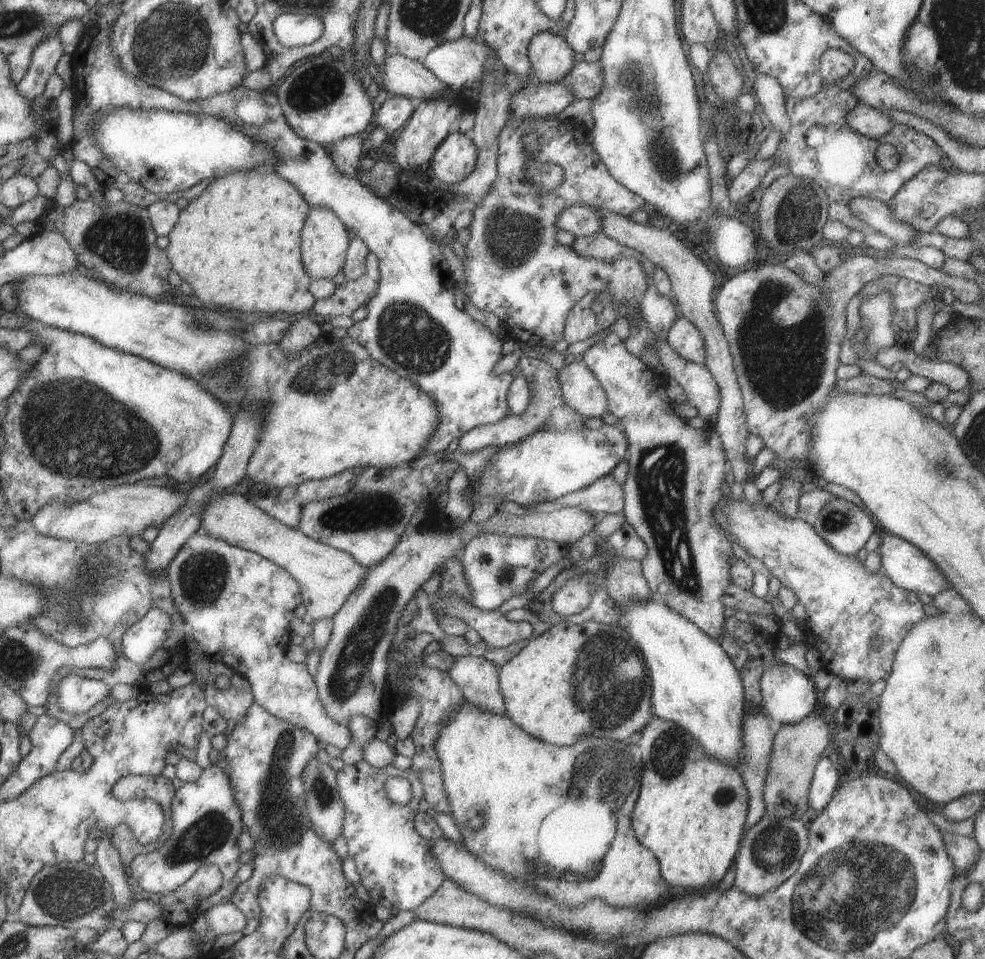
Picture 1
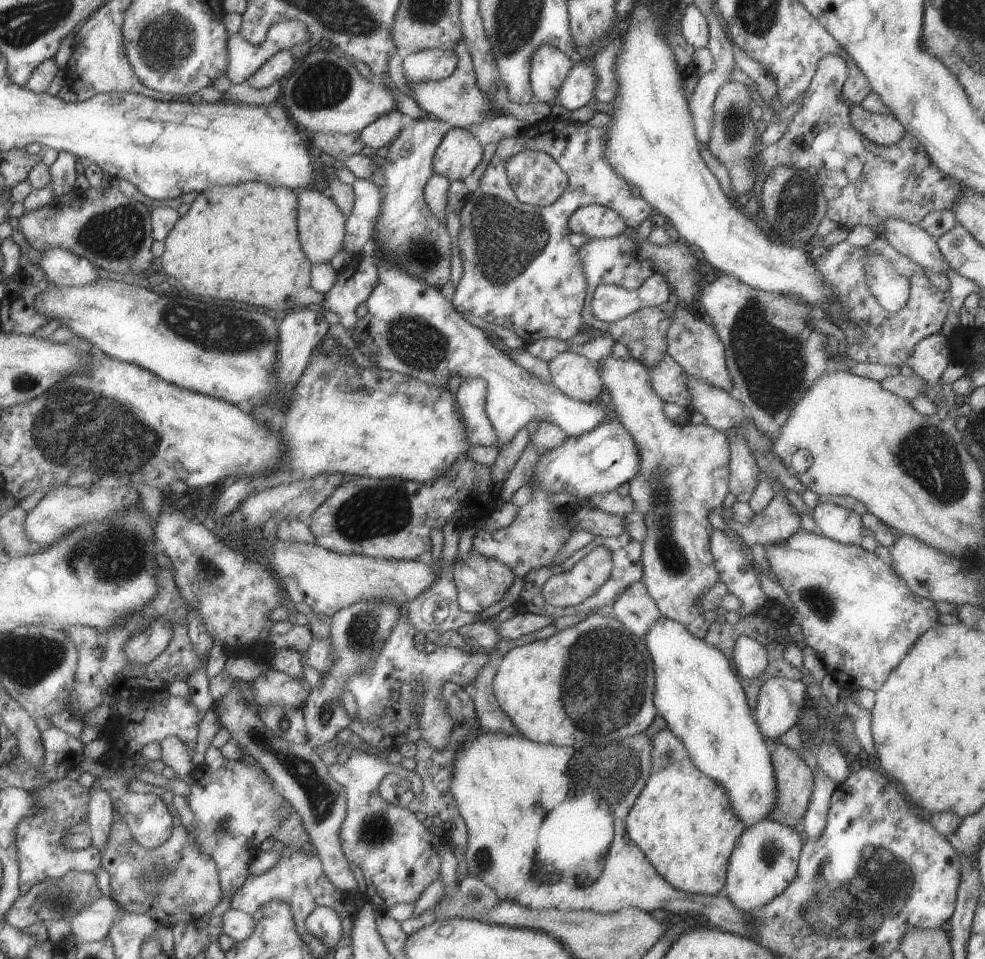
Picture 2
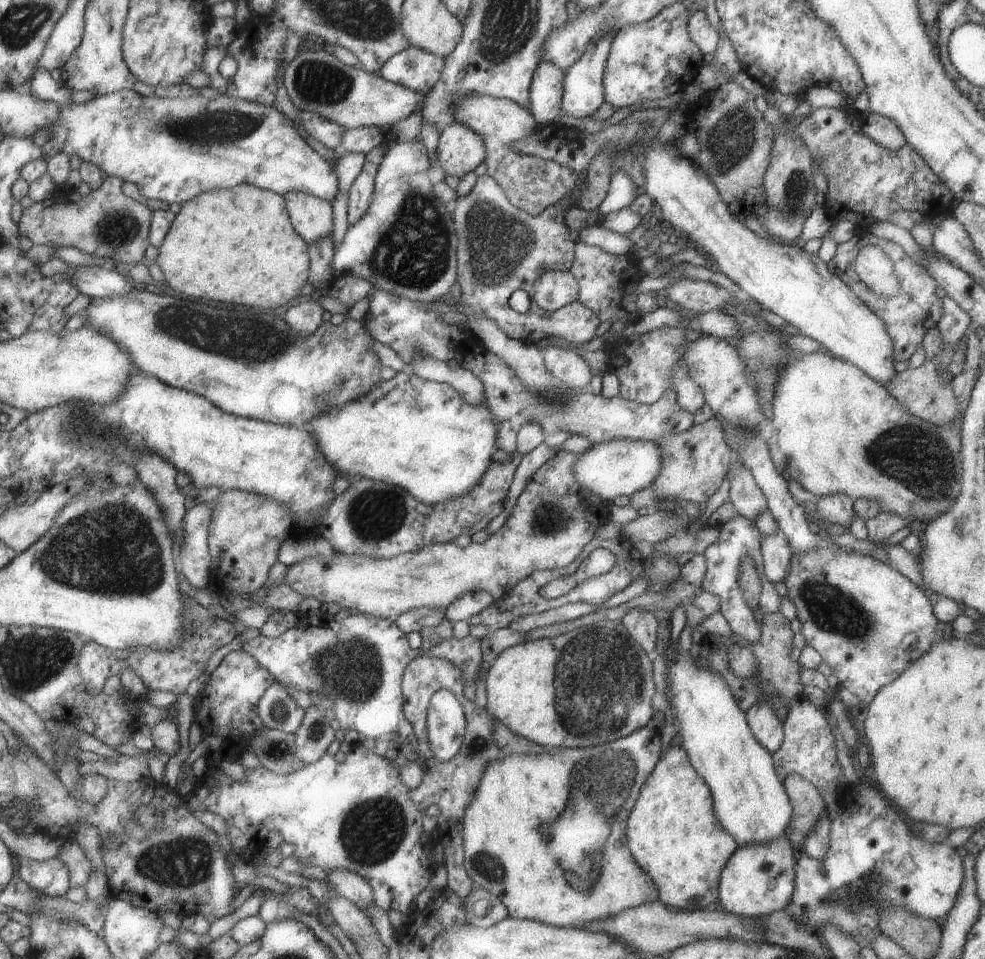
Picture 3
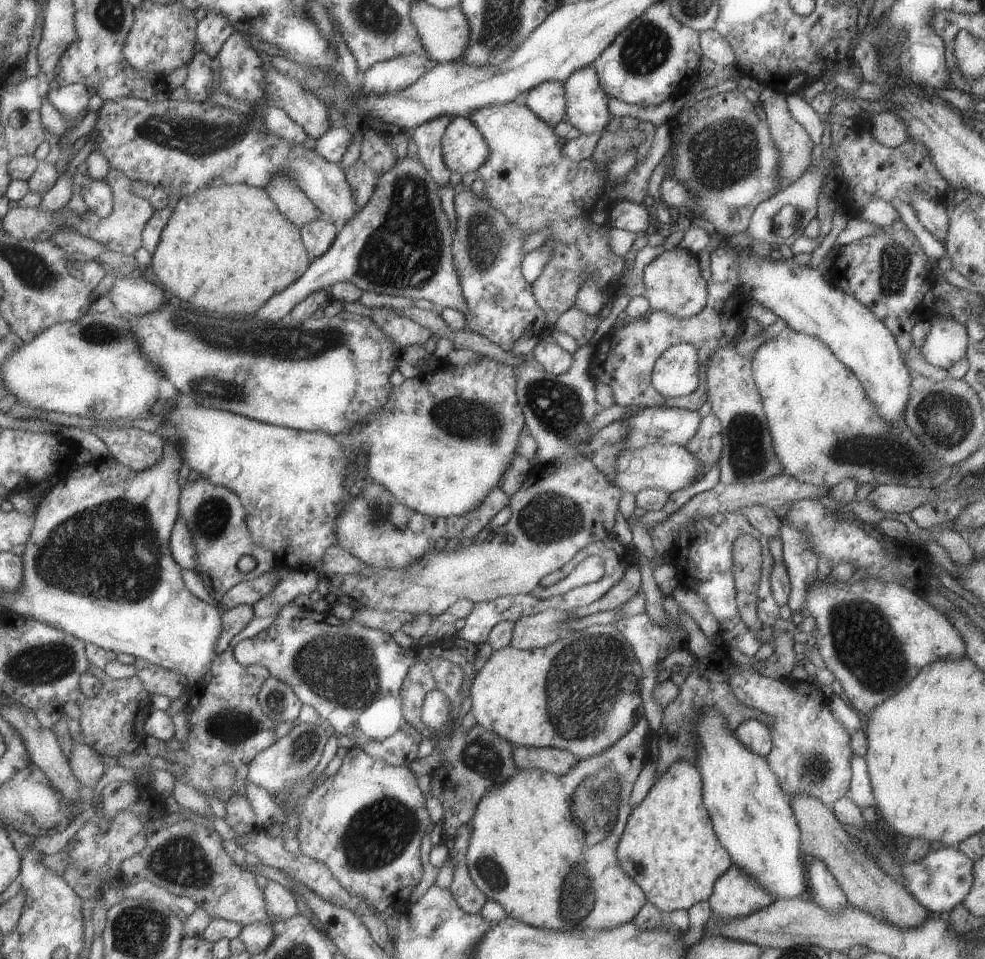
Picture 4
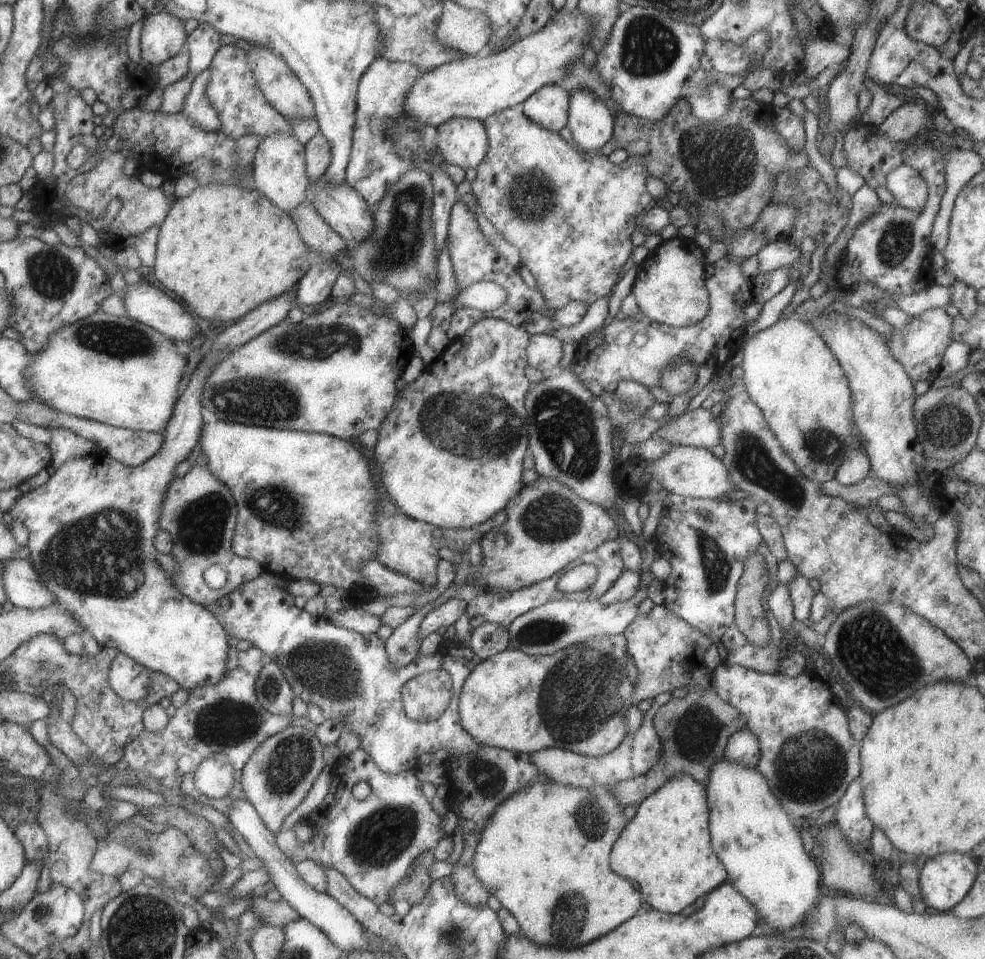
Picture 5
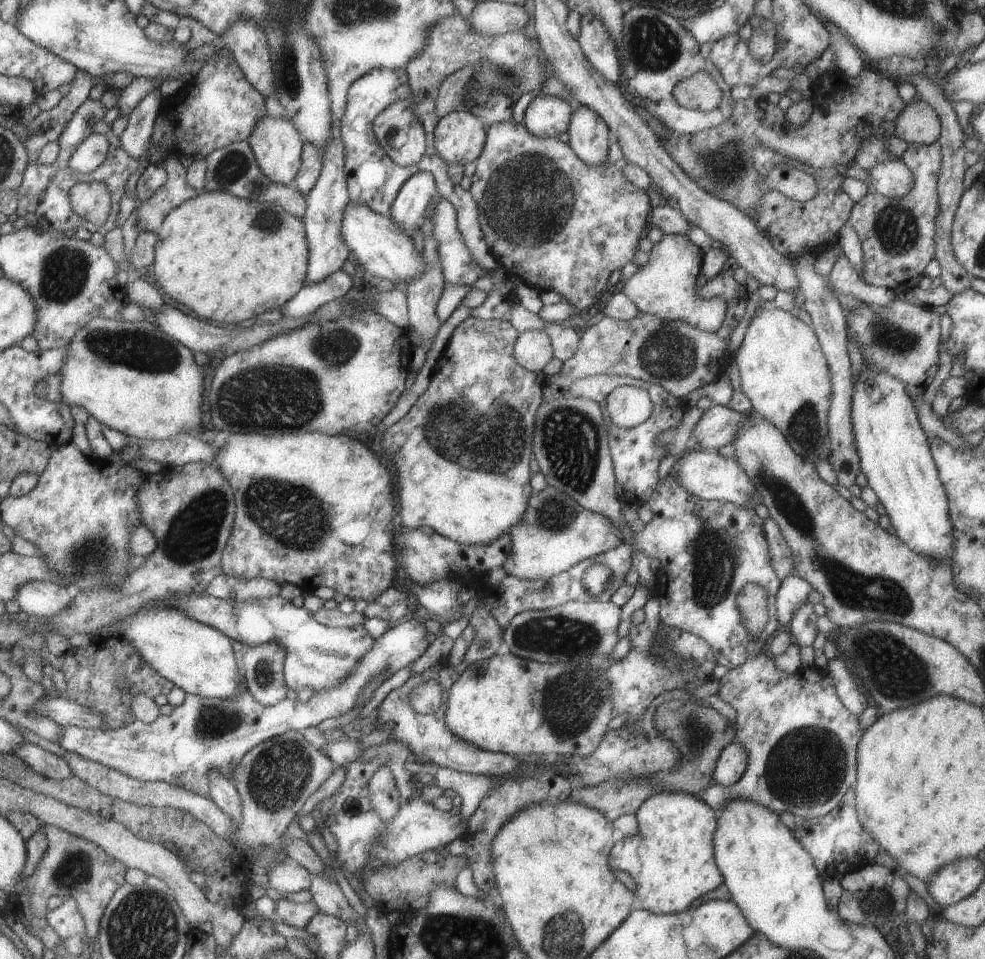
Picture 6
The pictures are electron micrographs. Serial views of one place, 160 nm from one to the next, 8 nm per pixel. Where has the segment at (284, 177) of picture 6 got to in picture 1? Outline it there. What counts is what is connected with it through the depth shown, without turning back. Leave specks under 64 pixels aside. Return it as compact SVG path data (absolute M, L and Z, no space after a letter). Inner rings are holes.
M311 209L300 232L300 251L304 269L310 280L331 279L343 266L349 246L349 234L343 223L329 209Z

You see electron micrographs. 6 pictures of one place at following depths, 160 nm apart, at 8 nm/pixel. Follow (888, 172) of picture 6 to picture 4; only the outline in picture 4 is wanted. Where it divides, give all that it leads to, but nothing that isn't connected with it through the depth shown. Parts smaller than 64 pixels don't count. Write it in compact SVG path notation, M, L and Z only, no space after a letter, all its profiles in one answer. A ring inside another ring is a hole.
M914 191L909 205L914 210L917 220L922 224L923 228L943 244L949 224L945 206L927 198L920 191Z

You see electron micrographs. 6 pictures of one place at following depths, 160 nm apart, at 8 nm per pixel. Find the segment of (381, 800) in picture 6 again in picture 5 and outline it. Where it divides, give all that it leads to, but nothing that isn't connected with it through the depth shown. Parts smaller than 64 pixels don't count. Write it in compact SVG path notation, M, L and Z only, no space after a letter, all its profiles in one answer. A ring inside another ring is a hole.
M264 571L256 578L239 585L229 594L209 603L205 608L222 624L229 640L249 640L267 660L273 661L284 674L285 680L293 689L294 696L305 703L315 704L322 710L325 719L338 718L343 722L343 729L352 730L360 740L363 749L371 760L387 774L414 770L416 761L422 752L442 754L445 758L474 753L477 744L474 738L460 725L458 704L464 680L482 660L468 646L459 646L451 642L451 648L436 650L430 655L419 655L402 668L391 668L385 655L385 645L375 633L359 634L351 629L335 626L324 616L313 616L304 609L295 606L294 596L277 585L279 576ZM441 668L452 678L452 698L443 714L433 722L420 723L411 721L404 714L400 690L410 678L421 674L424 669Z

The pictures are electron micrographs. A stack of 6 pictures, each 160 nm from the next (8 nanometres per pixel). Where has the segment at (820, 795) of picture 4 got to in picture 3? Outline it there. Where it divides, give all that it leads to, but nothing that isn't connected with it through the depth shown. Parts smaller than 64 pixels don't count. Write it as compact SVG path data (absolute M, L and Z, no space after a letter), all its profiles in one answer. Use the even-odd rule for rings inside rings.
M805 695L797 699L788 709L782 722L784 739L781 746L772 753L772 761L778 777L783 780L789 773L802 776L817 790L828 788L830 792L837 792L837 777L841 773L835 755L835 743L829 724L825 719L827 713L816 708Z

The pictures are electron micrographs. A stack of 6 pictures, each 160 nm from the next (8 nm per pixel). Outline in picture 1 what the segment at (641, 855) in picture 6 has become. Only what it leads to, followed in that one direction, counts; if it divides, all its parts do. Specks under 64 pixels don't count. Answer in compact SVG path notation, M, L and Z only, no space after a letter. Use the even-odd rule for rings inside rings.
M652 715L640 728L637 742L642 758L640 789L631 815L636 839L655 855L661 878L674 888L697 892L714 887L734 862L744 836L748 792L740 770L731 763L709 756L686 730Z

